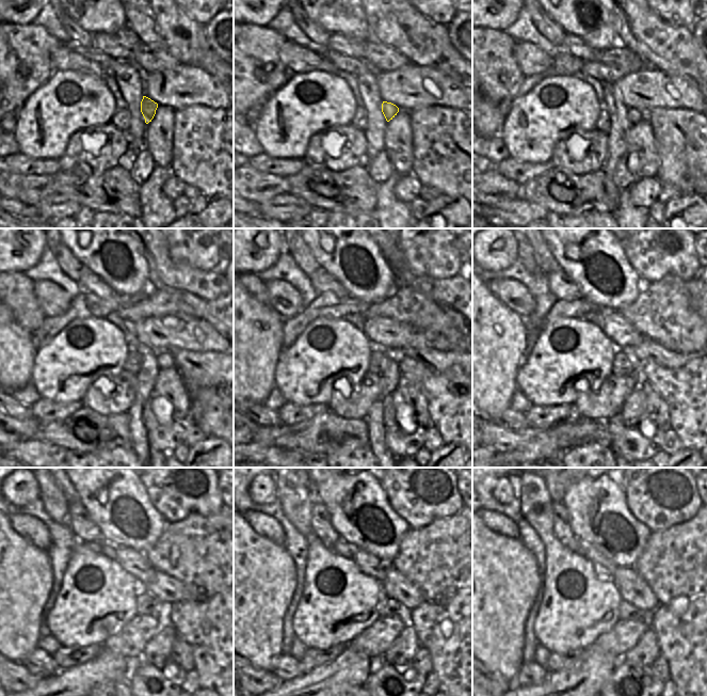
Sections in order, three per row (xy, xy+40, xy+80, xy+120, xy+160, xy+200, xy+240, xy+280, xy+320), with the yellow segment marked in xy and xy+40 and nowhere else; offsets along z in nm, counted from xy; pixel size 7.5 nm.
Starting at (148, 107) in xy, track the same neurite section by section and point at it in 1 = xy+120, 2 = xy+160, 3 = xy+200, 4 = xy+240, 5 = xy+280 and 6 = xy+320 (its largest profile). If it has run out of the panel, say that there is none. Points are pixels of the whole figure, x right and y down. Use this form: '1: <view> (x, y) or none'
1: xy+120 (165, 361)
2: xy+160 (450, 406)
3: xy+200 (689, 392)
4: xy+240 (211, 629)
5: xy+280 (450, 633)
6: xy+320 (689, 643)

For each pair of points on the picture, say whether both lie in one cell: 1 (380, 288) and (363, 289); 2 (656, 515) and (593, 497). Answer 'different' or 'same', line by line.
1: same
2: different

